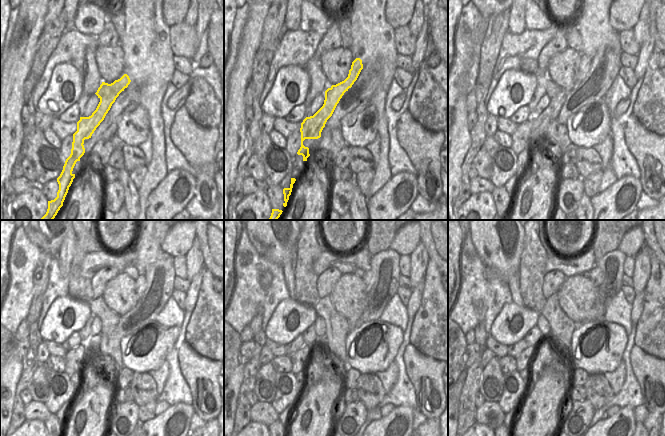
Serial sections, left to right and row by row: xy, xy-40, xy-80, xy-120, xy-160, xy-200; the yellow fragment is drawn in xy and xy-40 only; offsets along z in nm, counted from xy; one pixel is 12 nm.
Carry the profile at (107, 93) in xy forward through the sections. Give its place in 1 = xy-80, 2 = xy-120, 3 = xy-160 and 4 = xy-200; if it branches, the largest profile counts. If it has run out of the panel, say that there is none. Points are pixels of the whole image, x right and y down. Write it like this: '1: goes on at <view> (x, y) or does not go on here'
1: goes on at xy-80 (539, 124)
2: goes on at xy-120 (91, 345)
3: goes on at xy-160 (368, 278)
4: goes on at xy-200 (596, 275)

